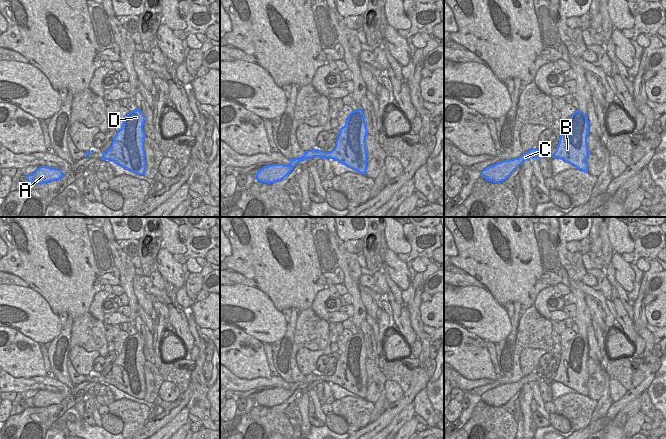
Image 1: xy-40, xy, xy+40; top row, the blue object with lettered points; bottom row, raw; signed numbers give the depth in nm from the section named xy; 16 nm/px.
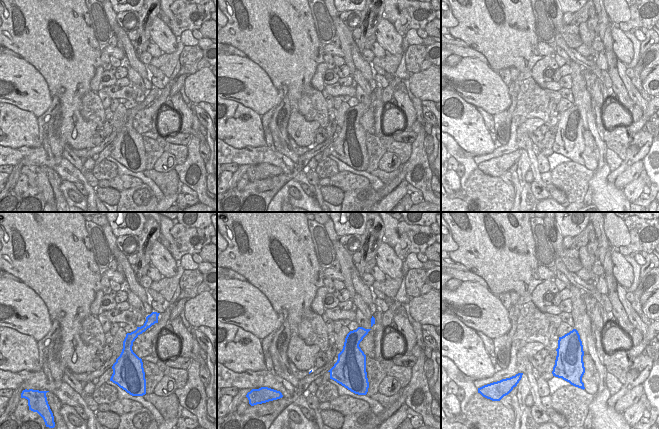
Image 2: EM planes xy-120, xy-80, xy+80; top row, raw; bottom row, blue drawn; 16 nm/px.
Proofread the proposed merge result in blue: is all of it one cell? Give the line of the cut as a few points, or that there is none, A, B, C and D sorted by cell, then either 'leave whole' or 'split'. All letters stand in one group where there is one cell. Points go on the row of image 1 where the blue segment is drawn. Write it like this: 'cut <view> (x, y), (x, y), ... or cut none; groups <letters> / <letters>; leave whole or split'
cut xy (325, 152), (326, 157); groups A C / B D; split

